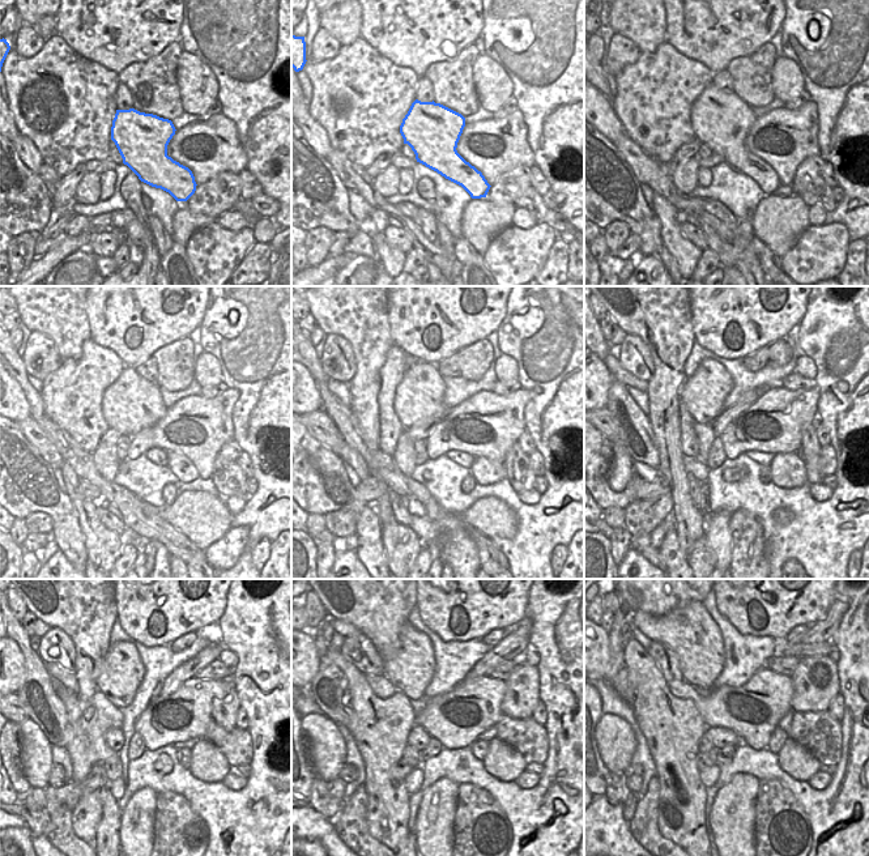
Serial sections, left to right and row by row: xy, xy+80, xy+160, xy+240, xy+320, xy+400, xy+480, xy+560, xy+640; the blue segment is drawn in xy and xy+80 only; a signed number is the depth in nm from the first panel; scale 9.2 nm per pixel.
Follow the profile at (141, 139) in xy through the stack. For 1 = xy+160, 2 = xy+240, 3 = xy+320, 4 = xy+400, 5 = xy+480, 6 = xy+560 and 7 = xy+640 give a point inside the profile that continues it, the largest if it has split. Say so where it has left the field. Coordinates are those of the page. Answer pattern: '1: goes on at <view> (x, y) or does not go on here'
1: goes on at xy+160 (721, 120)
2: goes on at xy+240 (131, 404)
3: goes on at xy+320 (418, 400)
4: goes on at xy+400 (703, 394)
5: goes on at xy+480 (122, 672)
6: goes on at xy+560 (409, 664)
7: goes on at xy+640 (689, 631)

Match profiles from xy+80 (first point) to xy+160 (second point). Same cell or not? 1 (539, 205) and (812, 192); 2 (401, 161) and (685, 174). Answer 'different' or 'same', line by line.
1: same
2: different

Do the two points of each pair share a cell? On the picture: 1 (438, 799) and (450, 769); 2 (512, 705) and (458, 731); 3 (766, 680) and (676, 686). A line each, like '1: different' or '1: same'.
1: different
2: different
3: same

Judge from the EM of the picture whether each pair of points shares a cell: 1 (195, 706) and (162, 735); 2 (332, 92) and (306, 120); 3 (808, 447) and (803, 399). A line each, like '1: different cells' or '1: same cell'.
1: same cell
2: different cells
3: different cells

